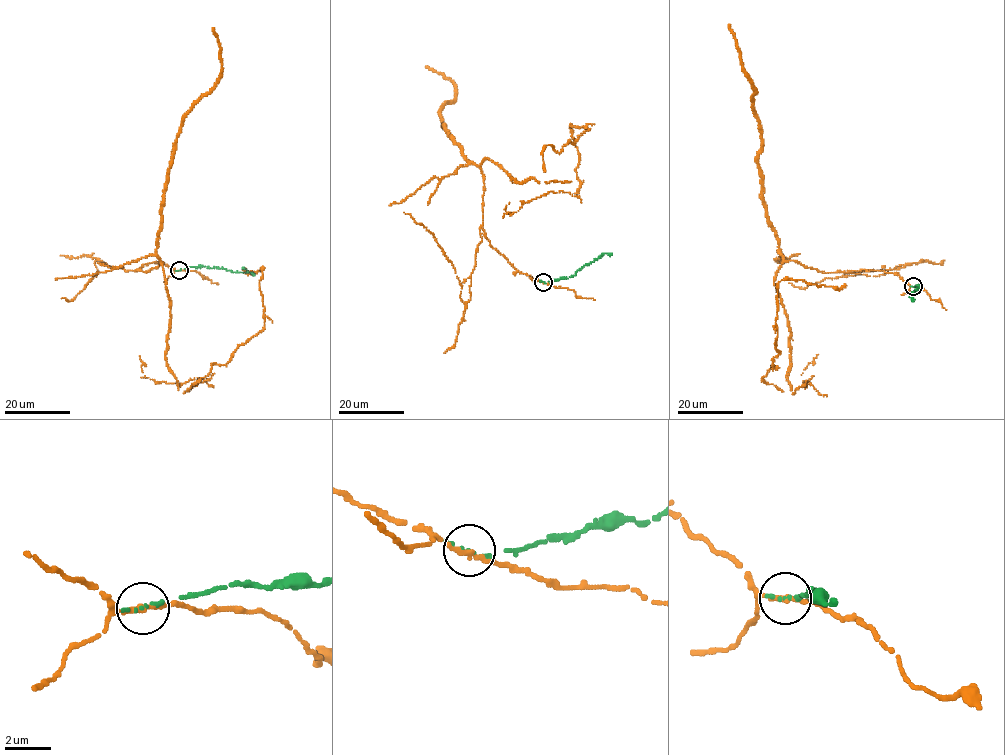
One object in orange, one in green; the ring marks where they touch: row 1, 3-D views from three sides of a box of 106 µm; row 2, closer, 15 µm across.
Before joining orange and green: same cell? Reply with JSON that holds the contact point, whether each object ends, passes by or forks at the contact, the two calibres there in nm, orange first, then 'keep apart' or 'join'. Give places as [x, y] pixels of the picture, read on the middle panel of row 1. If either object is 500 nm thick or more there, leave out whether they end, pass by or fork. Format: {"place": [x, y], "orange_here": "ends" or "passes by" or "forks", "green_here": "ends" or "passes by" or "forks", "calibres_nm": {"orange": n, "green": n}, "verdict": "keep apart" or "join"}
{"place": [543, 282], "orange_here": "ends", "green_here": "ends", "calibres_nm": {"orange": 340, "green": 170}, "verdict": "keep apart"}

